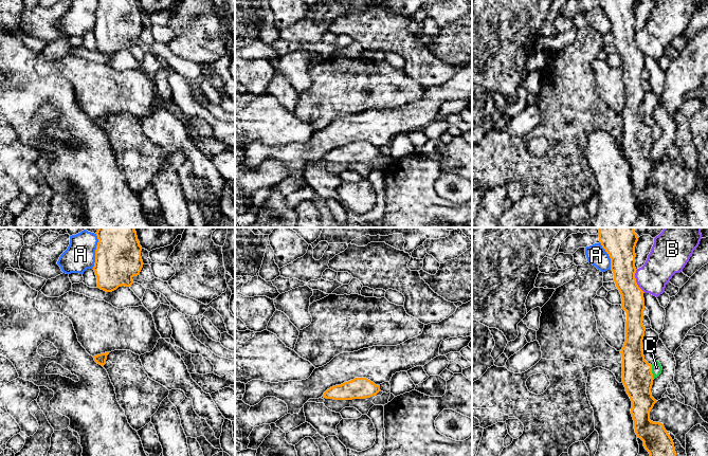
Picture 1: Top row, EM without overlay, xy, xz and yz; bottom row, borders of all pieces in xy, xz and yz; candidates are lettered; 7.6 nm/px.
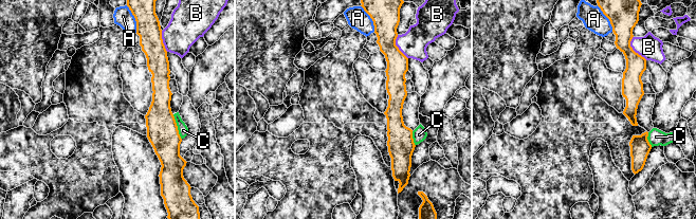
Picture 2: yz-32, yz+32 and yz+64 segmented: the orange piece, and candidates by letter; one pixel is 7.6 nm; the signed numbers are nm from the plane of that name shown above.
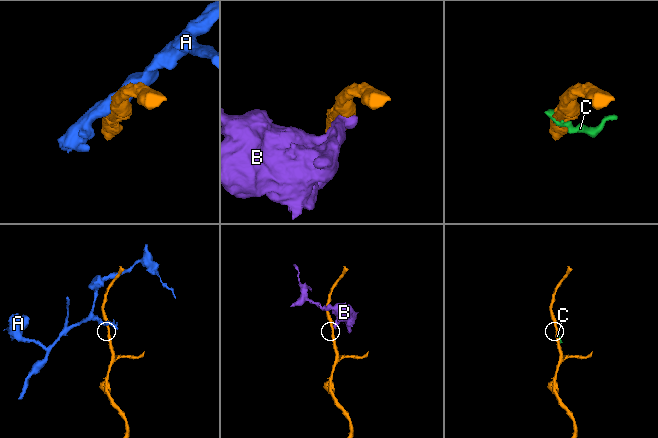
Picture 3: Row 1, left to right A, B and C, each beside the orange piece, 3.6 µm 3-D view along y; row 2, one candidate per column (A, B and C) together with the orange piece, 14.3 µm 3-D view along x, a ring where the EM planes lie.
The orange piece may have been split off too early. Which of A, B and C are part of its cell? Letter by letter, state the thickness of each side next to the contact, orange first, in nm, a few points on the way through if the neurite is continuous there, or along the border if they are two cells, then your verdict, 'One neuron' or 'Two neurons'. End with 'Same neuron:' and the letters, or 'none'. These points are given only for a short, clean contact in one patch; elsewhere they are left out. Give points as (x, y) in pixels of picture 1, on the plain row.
A: Thickness 360 nm (orange) against 220 nm. Boundary: xy (97, 0), (94, 29), (92, 31). Two neurons
B: Thickness 200 nm (orange) against 240 nm. Boundary: yz (635, 33), (635, 44), (645, 55). Two neurons
C: Thickness 240 nm (orange) against 80 nm. Boundary: yz (651, 128), (654, 141). Two neurons
Same neuron: none

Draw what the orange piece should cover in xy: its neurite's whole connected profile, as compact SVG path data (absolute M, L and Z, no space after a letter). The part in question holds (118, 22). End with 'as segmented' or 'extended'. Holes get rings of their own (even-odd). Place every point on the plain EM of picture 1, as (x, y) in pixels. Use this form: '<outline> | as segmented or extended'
M97 0L93 33L97 51L112 55L119 50L130 50L132 40L143 31L142 10L138 0Z | as segmented

